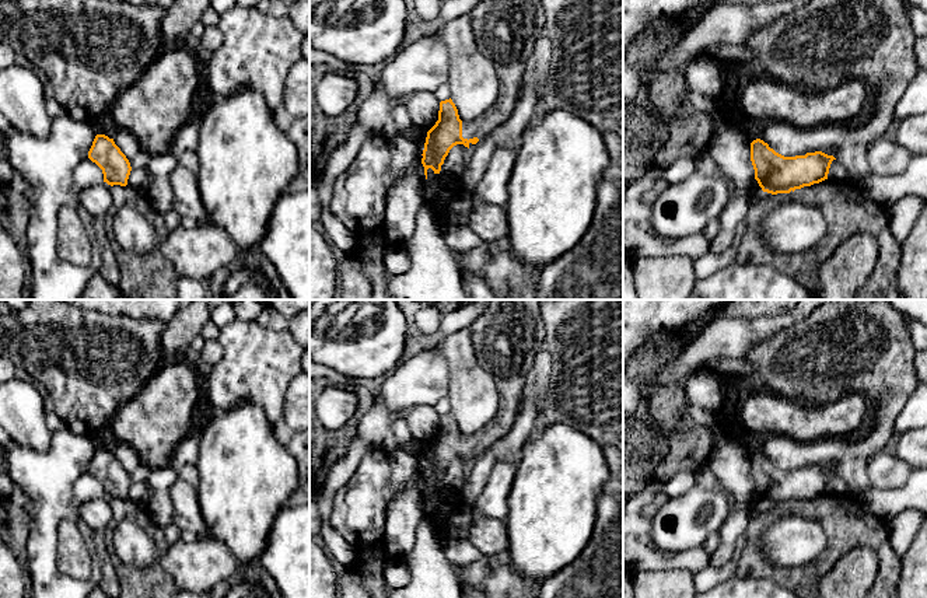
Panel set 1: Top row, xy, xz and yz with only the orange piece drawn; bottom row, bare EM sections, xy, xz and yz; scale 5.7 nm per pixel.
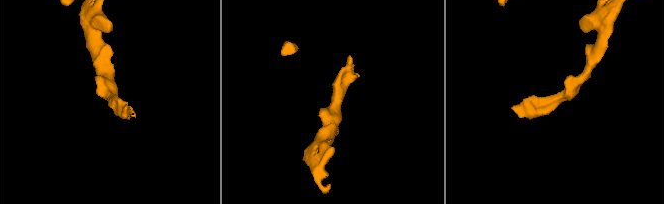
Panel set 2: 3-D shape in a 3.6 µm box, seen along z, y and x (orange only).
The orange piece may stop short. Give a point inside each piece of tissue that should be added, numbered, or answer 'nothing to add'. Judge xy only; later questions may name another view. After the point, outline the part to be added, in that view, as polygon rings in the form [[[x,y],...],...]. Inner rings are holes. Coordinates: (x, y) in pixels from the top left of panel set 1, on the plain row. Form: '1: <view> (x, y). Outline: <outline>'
nothing to add

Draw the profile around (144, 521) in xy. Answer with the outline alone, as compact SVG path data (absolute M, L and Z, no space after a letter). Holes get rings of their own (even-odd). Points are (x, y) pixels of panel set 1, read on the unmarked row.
M112 500L115 518L132 518L137 525L154 539L157 548L162 550L165 546L164 529L161 529L148 514L147 508L130 500Z

